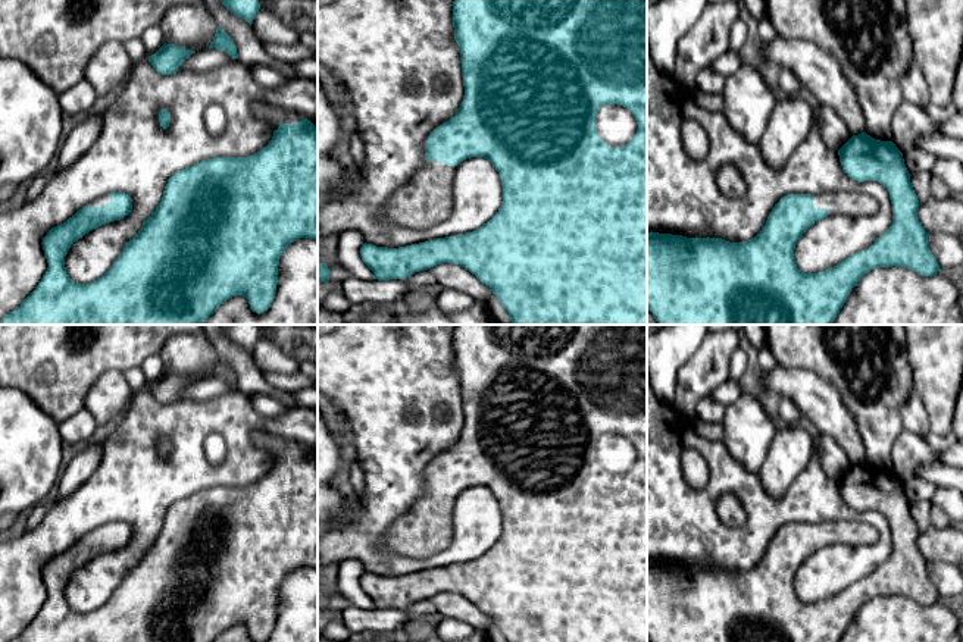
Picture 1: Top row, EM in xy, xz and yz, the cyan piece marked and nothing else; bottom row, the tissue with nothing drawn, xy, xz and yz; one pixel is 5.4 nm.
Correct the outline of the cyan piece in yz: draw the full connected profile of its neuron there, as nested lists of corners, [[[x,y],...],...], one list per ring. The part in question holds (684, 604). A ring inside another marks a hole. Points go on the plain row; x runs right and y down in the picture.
[[[862,461],[853,464],[838,485],[851,508],[876,510],[889,522],[892,552],[867,579],[817,602],[801,601],[794,586],[797,570],[820,548],[837,542],[876,542],[875,526],[860,522],[788,523],[775,533],[762,560],[742,571],[647,560],[647,638],[651,642],[840,642],[857,611],[875,596],[907,596],[922,605],[941,601],[928,576],[928,561],[917,547],[920,533],[910,511],[912,504],[895,473]]]

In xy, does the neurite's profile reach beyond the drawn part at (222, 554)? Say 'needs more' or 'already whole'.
needs more

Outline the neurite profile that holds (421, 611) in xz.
[[[419,599],[410,604],[406,610],[406,620],[400,626],[412,642],[423,642],[432,636],[437,636],[437,623],[432,621],[432,616],[437,608],[429,599]]]

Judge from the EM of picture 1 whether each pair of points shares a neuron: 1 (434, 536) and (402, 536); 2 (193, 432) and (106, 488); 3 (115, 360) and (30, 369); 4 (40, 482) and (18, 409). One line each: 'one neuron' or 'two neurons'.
1: one neuron
2: one neuron
3: one neuron
4: one neuron

